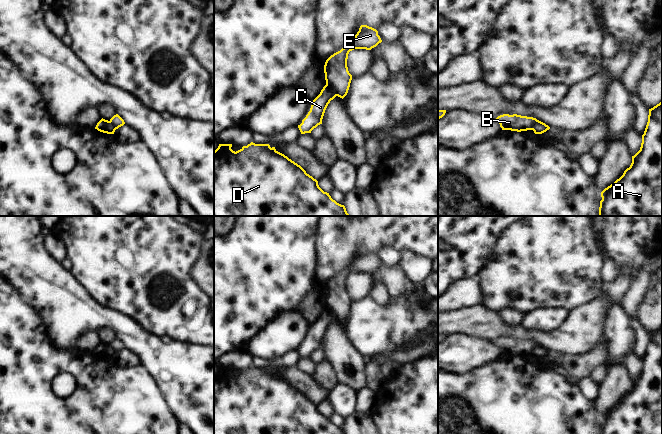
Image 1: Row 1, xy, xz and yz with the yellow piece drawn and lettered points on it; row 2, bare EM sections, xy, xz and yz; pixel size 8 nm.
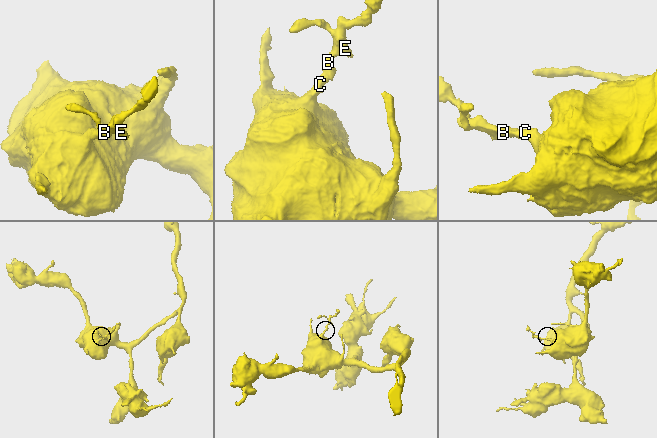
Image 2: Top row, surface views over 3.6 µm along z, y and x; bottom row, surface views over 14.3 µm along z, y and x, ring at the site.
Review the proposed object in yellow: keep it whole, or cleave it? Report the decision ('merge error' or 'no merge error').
merge error

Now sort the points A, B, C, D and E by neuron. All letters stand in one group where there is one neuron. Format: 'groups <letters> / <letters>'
groups A C D / B E

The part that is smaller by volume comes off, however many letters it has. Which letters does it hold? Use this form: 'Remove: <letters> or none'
Remove: B, E

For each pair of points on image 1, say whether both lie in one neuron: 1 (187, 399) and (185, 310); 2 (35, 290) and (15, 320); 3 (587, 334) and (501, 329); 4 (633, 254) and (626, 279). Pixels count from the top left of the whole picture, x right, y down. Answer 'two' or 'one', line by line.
1: two
2: two
3: one
4: two

